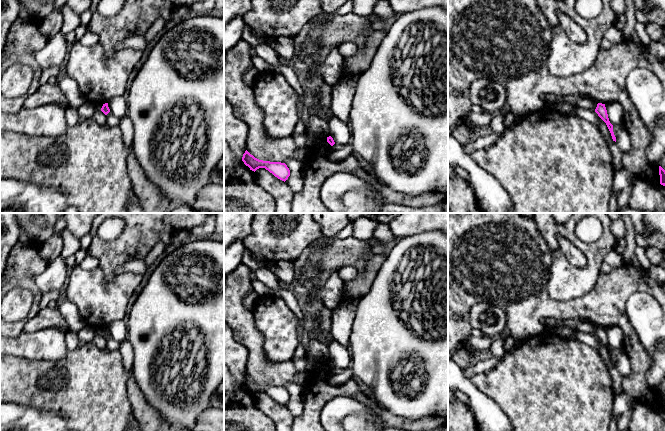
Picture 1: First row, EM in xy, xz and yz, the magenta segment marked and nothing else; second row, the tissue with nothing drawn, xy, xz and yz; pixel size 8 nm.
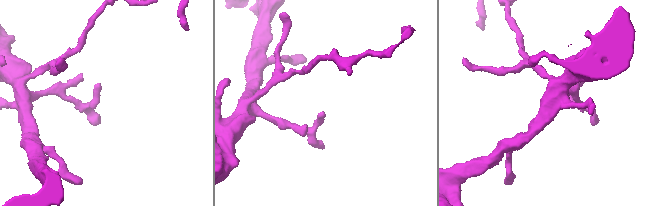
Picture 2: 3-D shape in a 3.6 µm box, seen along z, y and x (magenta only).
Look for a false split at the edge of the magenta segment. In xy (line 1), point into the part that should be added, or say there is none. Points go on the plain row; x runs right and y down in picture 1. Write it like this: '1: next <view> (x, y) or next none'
1: next none

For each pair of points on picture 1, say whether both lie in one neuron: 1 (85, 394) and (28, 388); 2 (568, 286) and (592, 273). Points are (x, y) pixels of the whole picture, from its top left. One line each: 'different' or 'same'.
1: same
2: same

